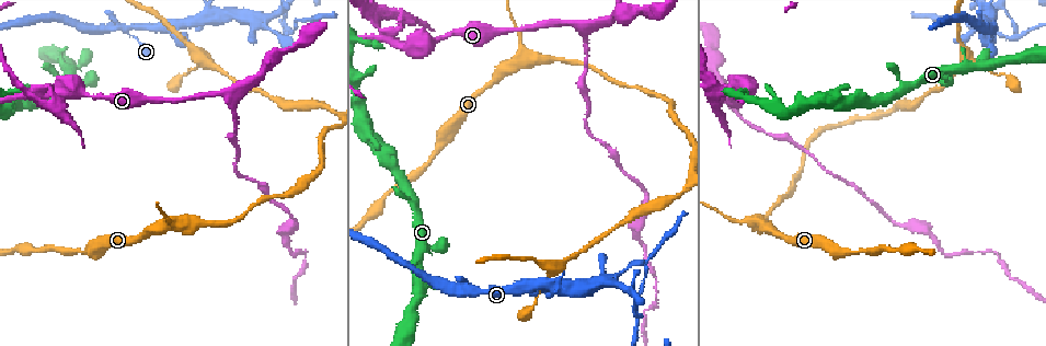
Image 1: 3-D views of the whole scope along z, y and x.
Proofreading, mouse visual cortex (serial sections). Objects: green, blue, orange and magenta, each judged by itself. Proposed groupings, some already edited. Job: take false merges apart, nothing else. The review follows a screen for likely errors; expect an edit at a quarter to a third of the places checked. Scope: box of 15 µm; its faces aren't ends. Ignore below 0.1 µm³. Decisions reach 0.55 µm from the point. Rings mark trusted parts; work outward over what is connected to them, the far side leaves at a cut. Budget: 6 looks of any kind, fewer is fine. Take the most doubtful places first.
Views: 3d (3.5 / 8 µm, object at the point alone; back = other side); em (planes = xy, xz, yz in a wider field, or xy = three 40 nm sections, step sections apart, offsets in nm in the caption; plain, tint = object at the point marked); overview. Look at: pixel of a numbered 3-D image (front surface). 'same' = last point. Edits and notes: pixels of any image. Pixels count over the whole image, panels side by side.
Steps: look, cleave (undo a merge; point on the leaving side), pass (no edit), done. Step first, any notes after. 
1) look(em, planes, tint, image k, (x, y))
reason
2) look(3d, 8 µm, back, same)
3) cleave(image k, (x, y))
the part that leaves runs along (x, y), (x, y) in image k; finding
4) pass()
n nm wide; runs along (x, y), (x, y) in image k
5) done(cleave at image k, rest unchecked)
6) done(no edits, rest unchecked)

look(em, xy, step 3, tint, image 1, (478, 291))
arms part here

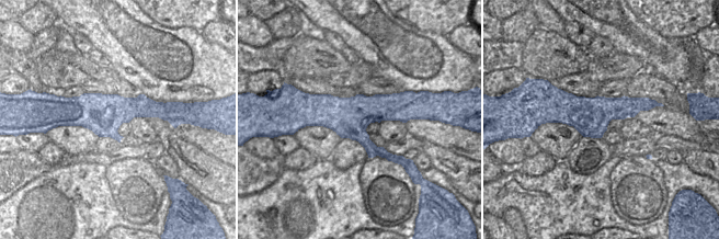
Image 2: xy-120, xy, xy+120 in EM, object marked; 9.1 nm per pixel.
look(3d, 3.5 µm, same)

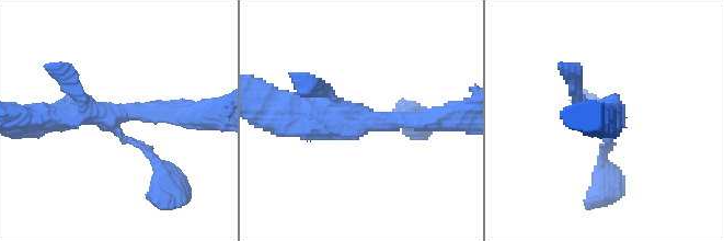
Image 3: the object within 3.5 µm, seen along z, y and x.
pass()
runs along (162, 170), (112, 119), (185, 113) in image 3; continuous, no second cell

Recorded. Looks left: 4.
look(3d, 3.5 µm, image 1, (635, 314))

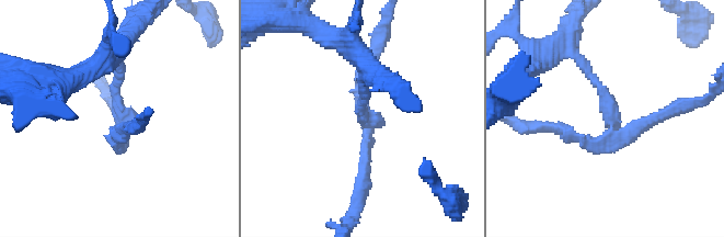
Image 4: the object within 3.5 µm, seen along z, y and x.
look(em, xy, step 2, tint, image 4, (365, 116))
3 arms; arms of 150, 150, 150 nm; need the tissue

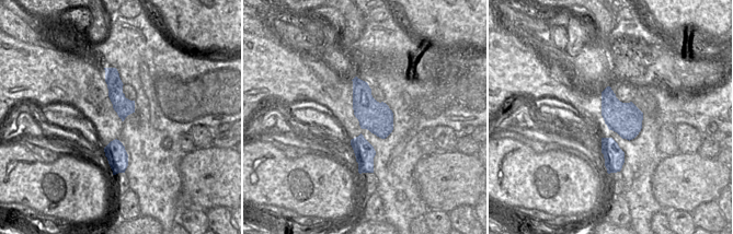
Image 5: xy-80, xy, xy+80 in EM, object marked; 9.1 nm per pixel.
cleave(image 4, (570, 136))
the part that leaves runs along (609, 130), (586, 144), (519, 123) in image 4; two cells meet here

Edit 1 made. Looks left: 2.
look(3d, 3.5 µm, image 1, (579, 24))

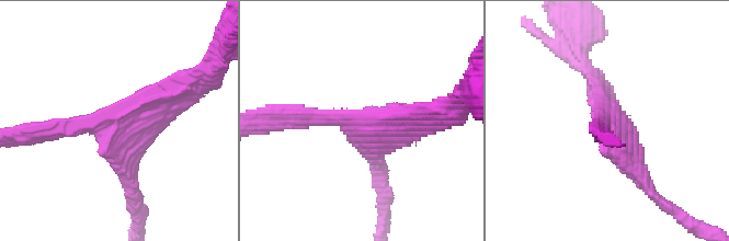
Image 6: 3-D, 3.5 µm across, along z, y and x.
look(em, xy, step 5, tint, image 6, (107, 129))

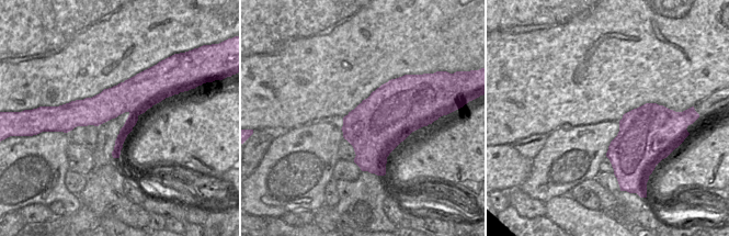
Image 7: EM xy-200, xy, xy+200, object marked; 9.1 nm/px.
cleave(image 6, (637, 150))
a second cell is stuck on

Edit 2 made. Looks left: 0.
done(cleave at image 4, cleave at image 6, rest unchecked)

